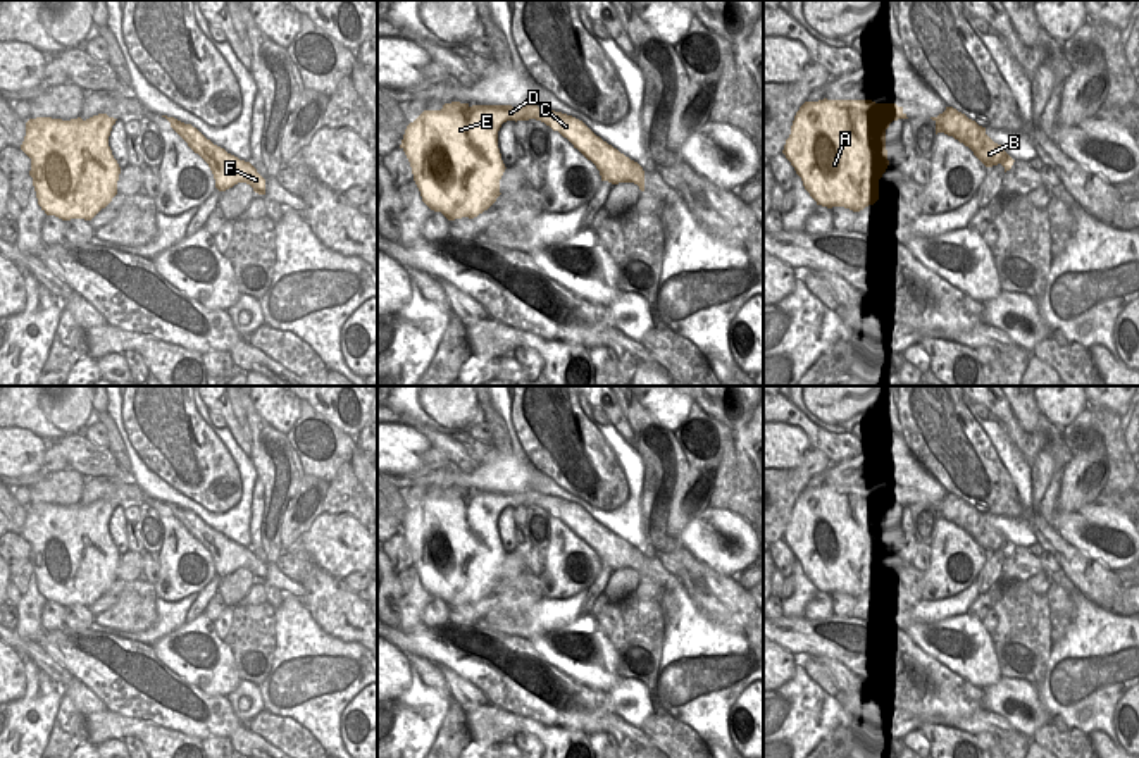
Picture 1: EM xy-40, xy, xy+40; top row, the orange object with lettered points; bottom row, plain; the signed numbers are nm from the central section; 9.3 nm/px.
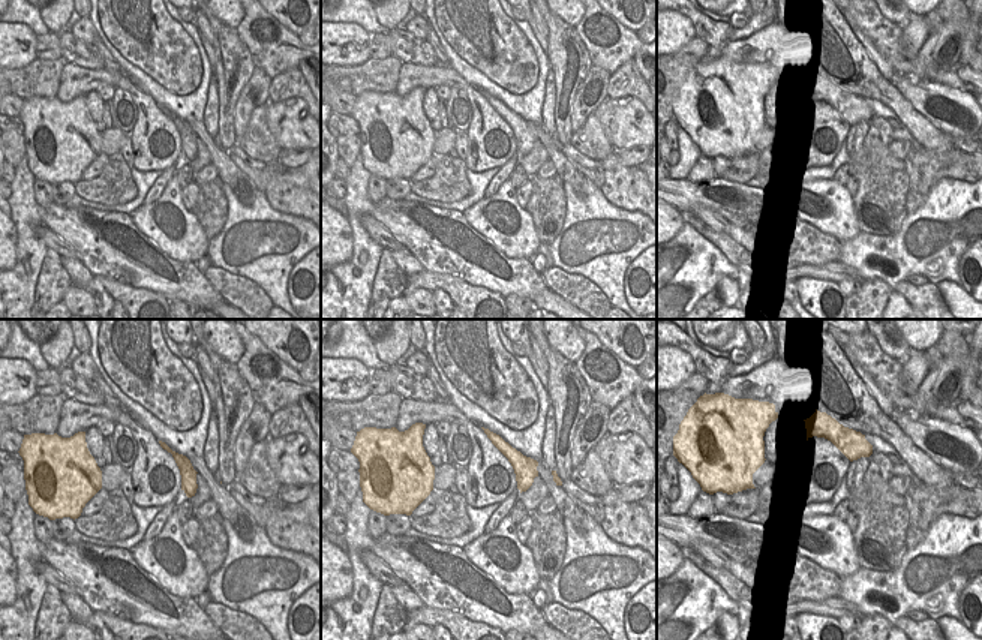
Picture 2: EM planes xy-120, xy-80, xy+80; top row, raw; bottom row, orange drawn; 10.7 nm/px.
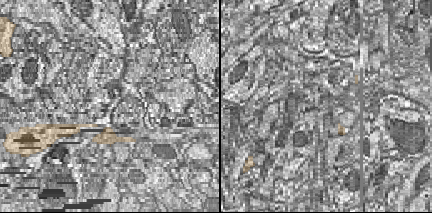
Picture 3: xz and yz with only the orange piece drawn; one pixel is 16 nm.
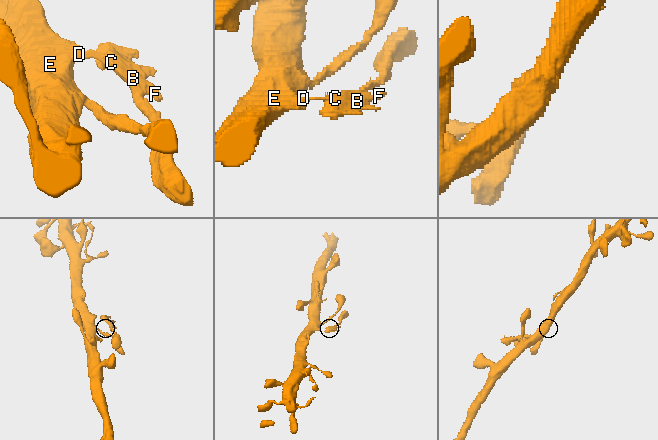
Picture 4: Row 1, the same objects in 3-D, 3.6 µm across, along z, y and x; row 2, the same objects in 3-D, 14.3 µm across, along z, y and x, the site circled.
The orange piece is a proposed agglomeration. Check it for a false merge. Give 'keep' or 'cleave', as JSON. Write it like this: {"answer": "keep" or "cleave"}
{"answer": "cleave"}

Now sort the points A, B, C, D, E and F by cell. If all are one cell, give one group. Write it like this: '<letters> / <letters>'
A D E / B C F

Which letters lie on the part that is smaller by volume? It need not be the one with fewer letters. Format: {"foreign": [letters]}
{"foreign": ["B", "C", "F"]}

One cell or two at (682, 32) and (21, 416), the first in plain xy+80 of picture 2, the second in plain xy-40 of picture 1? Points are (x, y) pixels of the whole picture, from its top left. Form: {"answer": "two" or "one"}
{"answer": "two"}

